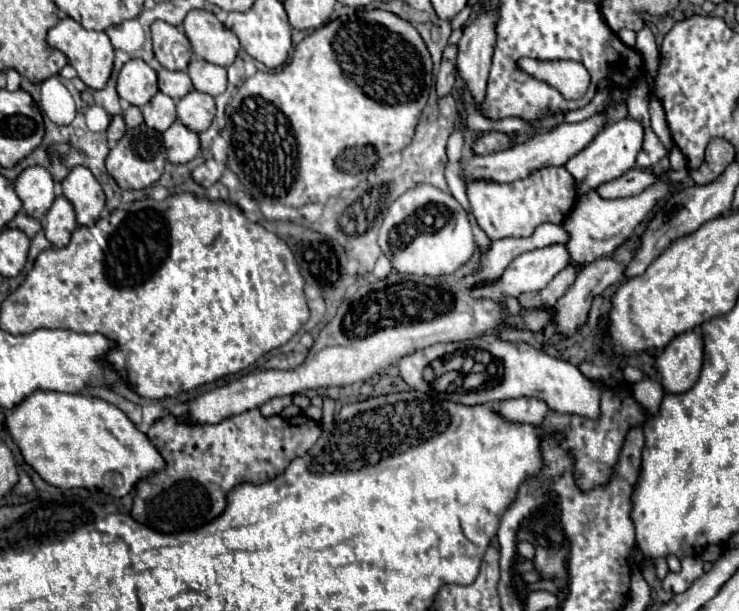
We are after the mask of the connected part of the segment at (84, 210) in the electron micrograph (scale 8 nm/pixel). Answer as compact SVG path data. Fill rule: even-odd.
M87 167L69 171L63 179L63 195L71 201L79 225L93 225L105 207L103 189Z

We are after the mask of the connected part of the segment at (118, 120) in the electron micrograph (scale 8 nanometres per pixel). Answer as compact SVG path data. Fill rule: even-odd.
M115 115L107 127L107 137L109 137L109 141L119 141L123 137L123 133L125 133L125 121L121 115Z

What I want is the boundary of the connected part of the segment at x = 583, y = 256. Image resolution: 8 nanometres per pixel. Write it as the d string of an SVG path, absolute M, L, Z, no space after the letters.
M657 181L655 185L651 185L641 195L635 195L635 197L605 201L597 195L597 191L589 191L581 199L577 199L575 207L563 221L563 227L569 233L569 241L565 243L571 257L569 265L585 267L597 259L609 257L633 233L633 229L647 217L647 213L655 207L655 203L667 193L669 193L669 185L663 181Z

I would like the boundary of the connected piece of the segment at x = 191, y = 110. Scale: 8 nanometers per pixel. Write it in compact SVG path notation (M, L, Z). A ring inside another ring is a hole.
M191 91L177 101L177 119L195 133L205 131L215 115L213 97L201 91Z

